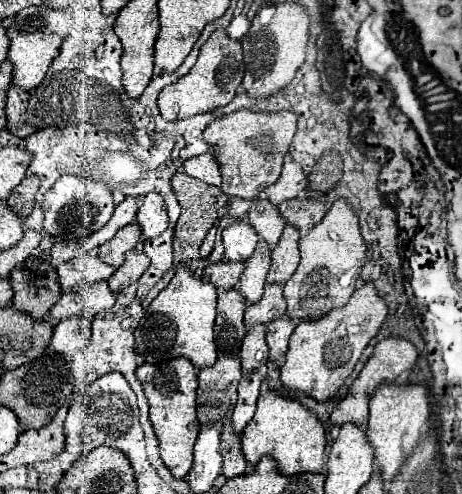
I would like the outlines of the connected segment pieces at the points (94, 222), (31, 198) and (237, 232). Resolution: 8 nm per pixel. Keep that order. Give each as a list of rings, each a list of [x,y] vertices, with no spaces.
[[[63,174],[43,198],[43,212],[45,212],[43,226],[53,238],[59,238],[59,236],[67,238],[69,234],[69,240],[79,240],[103,228],[111,218],[113,210],[115,210],[113,194],[105,182],[81,178],[75,174]]]
[[[29,174],[9,196],[9,206],[13,208],[13,212],[21,218],[27,218],[33,210],[33,202],[35,202],[35,194],[39,190],[39,178],[35,174]]]
[[[235,222],[223,230],[223,244],[225,244],[225,260],[229,262],[245,262],[257,244],[259,236],[249,226],[249,222]]]

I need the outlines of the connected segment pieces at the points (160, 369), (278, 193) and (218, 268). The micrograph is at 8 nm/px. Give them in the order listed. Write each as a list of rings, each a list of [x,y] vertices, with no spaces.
[[[183,356],[167,360],[163,364],[141,364],[137,378],[143,382],[145,396],[151,404],[149,418],[159,440],[159,452],[165,466],[175,478],[183,478],[193,464],[193,444],[199,434],[197,420],[197,368]]]
[[[287,156],[279,180],[275,184],[267,186],[265,194],[271,204],[279,206],[281,202],[299,196],[305,188],[307,188],[307,176],[305,176],[303,168],[299,166],[299,162],[295,162],[293,158]]]
[[[217,262],[217,264],[209,264],[203,272],[207,272],[203,278],[213,282],[217,286],[217,290],[227,290],[227,288],[235,288],[241,274],[245,270],[245,264],[229,264],[229,262]]]

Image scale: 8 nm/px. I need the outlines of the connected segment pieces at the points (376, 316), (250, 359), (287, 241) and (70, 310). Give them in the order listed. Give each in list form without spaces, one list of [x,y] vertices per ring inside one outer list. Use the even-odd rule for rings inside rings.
[[[365,282],[353,292],[343,308],[333,308],[319,320],[301,320],[289,340],[285,364],[281,366],[281,382],[287,386],[287,390],[305,392],[317,402],[327,402],[353,372],[363,348],[371,338],[375,338],[385,316],[385,300],[379,296],[373,282]]]
[[[257,324],[245,334],[245,340],[241,344],[241,360],[243,360],[243,372],[251,372],[259,368],[267,358],[267,342],[265,342],[265,326]]]
[[[291,224],[285,226],[283,236],[275,250],[271,252],[271,270],[267,274],[267,284],[287,282],[299,266],[299,230]]]
[[[101,280],[101,282],[77,286],[75,290],[61,292],[61,298],[53,304],[49,318],[57,322],[75,314],[95,316],[113,306],[115,306],[115,292],[109,290],[107,280]]]

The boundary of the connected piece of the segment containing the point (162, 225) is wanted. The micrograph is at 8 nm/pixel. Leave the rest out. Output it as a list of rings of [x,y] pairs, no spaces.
[[[149,192],[143,198],[141,208],[137,212],[137,224],[143,228],[143,236],[145,238],[159,236],[167,228],[167,222],[169,218],[163,196],[159,192]]]

